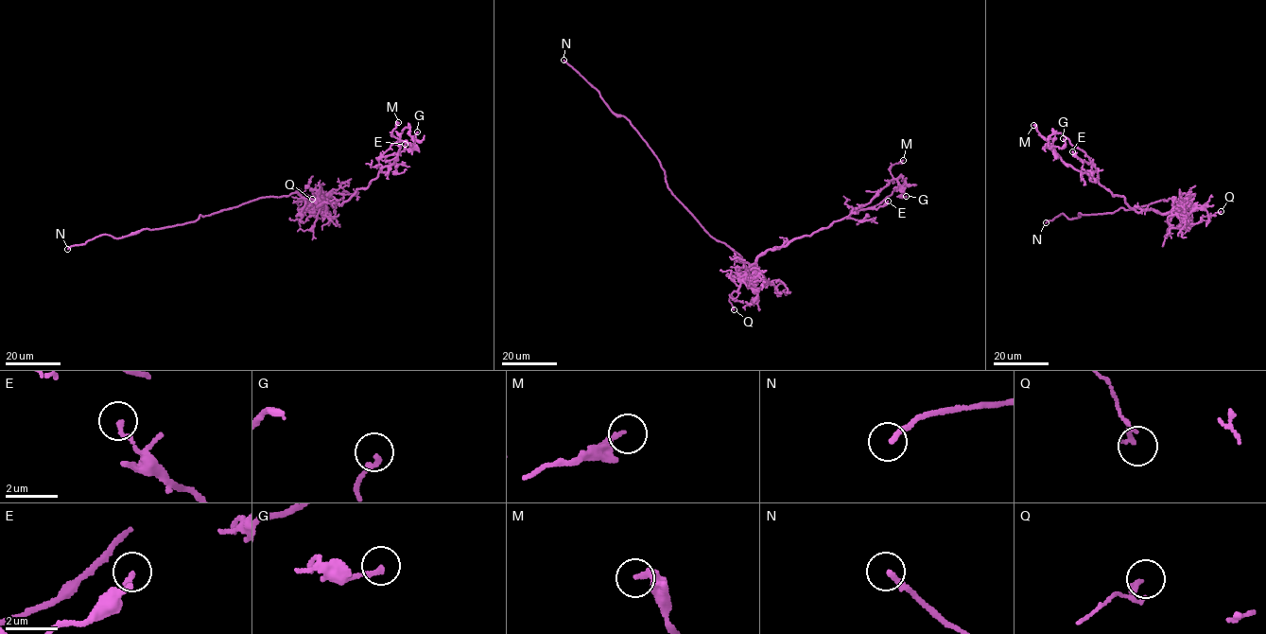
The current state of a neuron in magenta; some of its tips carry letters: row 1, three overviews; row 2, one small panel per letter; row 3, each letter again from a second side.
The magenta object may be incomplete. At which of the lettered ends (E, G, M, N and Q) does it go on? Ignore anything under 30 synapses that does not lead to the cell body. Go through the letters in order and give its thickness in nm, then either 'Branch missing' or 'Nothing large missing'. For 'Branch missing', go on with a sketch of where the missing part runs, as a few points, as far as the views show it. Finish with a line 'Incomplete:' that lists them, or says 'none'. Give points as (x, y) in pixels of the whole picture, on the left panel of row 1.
E: Thickness 180 nm. Nothing large missing
G: Thickness 200 nm. Nothing large missing
M: Thickness 200 nm. Nothing large missing
N: Thickness 200 nm. Branch missing. Course of what is missing: (67, 249), (37, 265), (33, 272), (34, 280)
Q: Thickness 110 nm. Nothing large missing
Incomplete: N

